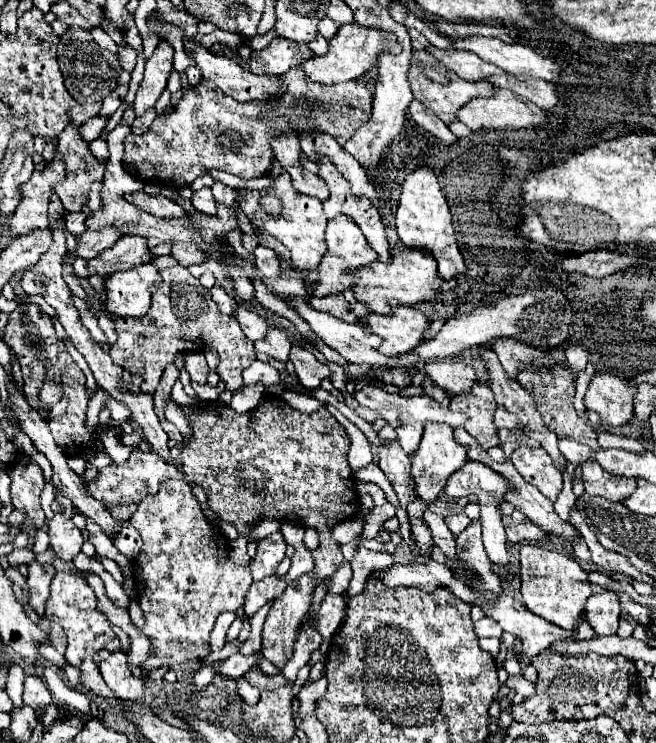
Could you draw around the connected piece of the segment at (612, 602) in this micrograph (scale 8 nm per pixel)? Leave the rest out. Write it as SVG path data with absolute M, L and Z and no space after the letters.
M606 590L602 594L592 594L586 602L584 614L596 636L616 634L618 618L620 618L620 600L616 592Z

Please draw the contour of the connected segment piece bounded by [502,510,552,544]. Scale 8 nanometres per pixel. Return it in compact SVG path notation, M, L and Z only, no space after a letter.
M514 510L512 516L505 516L502 519L504 528L506 528L506 534L508 534L508 540L512 544L516 542L524 542L524 540L530 540L530 542L536 542L536 540L548 540L552 538L546 530L542 530L540 526L536 526L524 512L520 510Z

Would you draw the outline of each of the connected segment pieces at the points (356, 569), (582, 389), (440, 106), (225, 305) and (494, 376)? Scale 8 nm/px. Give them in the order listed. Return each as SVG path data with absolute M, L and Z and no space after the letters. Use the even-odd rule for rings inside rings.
M358 548L352 562L352 580L350 580L350 586L346 590L348 596L354 596L354 594L360 594L364 592L364 584L366 584L366 578L374 572L374 570L382 570L382 568L390 568L392 566L392 556L388 552L372 552L372 550L366 550L366 548Z
M589 361L586 368L578 372L576 377L576 391L573 404L577 414L582 416L584 420L586 420L586 416L584 416L584 412L586 410L586 407L584 406L584 396L586 394L591 377L595 374L595 372L594 365Z
M420 50L420 52L412 54L412 66L410 66L408 82L412 86L414 98L420 100L422 104L426 104L428 108L432 108L436 112L436 116L442 122L446 122L446 124L456 120L456 112L468 100L472 100L476 96L488 96L488 94L493 94L494 92L494 86L488 84L486 80L482 80L482 82L464 82L462 78L456 78L456 74L440 68L436 64L436 60L426 50ZM416 62L424 62L424 64L436 66L440 72L450 76L450 84L442 86L442 84L436 84L436 82L428 80L424 76L424 72L418 68Z
M212 286L212 288L210 288L210 294L212 294L212 300L220 306L222 312L226 312L226 314L234 314L236 300L234 300L232 296L228 296L220 286Z
M482 348L482 358L490 370L490 388L494 392L498 406L504 404L504 408L510 414L516 414L526 426L524 432L530 438L538 440L554 462L566 462L558 450L558 436L544 426L540 414L536 412L536 404L532 396L504 372L504 368L500 366L500 360L490 348Z

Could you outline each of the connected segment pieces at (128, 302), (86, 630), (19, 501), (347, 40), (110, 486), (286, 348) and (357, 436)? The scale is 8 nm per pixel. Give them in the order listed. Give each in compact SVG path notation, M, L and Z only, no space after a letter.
M154 264L136 266L136 270L126 270L120 274L108 274L104 278L104 312L110 316L132 316L140 318L150 308L150 286L158 286L160 272Z
M58 572L54 576L52 594L50 594L50 600L46 604L46 614L44 616L62 626L62 630L68 638L66 660L72 666L78 666L84 656L98 654L98 650L102 650L110 640L116 638L114 632L110 632L108 618L96 610L96 594L82 576L64 574L64 572Z
M32 460L28 466L12 464L8 474L12 480L12 506L32 518L40 528L46 520L40 508L40 492L44 488L42 468Z
M358 24L340 26L338 32L328 40L328 44L330 44L330 48L324 56L312 56L304 64L300 64L300 70L312 82L320 82L320 84L328 84L328 86L360 78L364 72L368 72L376 64L376 58L382 52L392 52L392 54L400 52L400 46L392 34L388 34L384 30L376 30L376 28L364 28Z
M134 448L124 464L112 464L108 468L102 468L98 478L94 482L88 482L86 486L88 492L104 504L138 504L148 494L156 494L164 478L182 478L182 472L178 472L176 466L164 462L164 458L160 458L156 452L140 452L138 448Z
M270 328L268 334L260 340L260 342L254 342L254 348L256 352L266 352L268 356L280 360L280 362L286 362L288 360L288 352L290 352L290 340L288 340L288 334L280 328Z
M326 404L326 408L328 408L328 412L344 426L344 430L348 432L348 436L350 436L350 442L352 442L352 446L350 446L350 452L348 452L348 460L350 460L350 466L352 466L352 472L356 474L360 468L364 468L364 466L368 466L370 462L372 462L372 450L370 450L370 442L366 440L366 436L350 422L350 420L346 420L344 416L342 416L342 412L338 410L338 408L334 408L332 404Z

